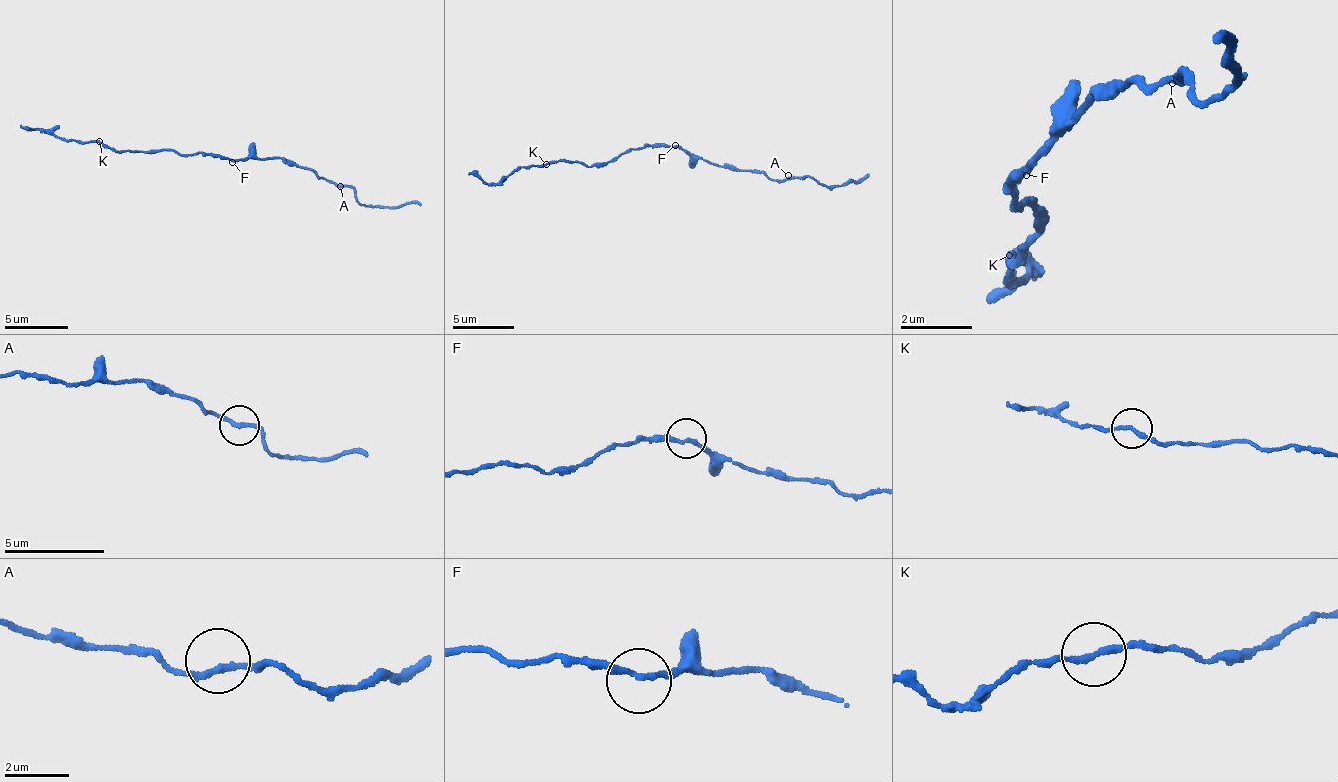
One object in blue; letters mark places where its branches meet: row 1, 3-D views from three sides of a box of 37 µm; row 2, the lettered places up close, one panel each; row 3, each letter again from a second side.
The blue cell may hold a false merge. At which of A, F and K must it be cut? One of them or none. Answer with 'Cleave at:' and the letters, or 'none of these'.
Cleave at: K

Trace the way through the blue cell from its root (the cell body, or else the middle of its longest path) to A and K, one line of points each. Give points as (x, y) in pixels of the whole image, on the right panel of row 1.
A: (1026, 166), (1100, 85), (1125, 91), (1136, 76), (1157, 88), (1176, 73), (1172, 83)
K: (1026, 166), (1005, 189), (1017, 200), (1010, 209), (1024, 200), (1040, 230), (1011, 269), (1005, 261), (1012, 257)

